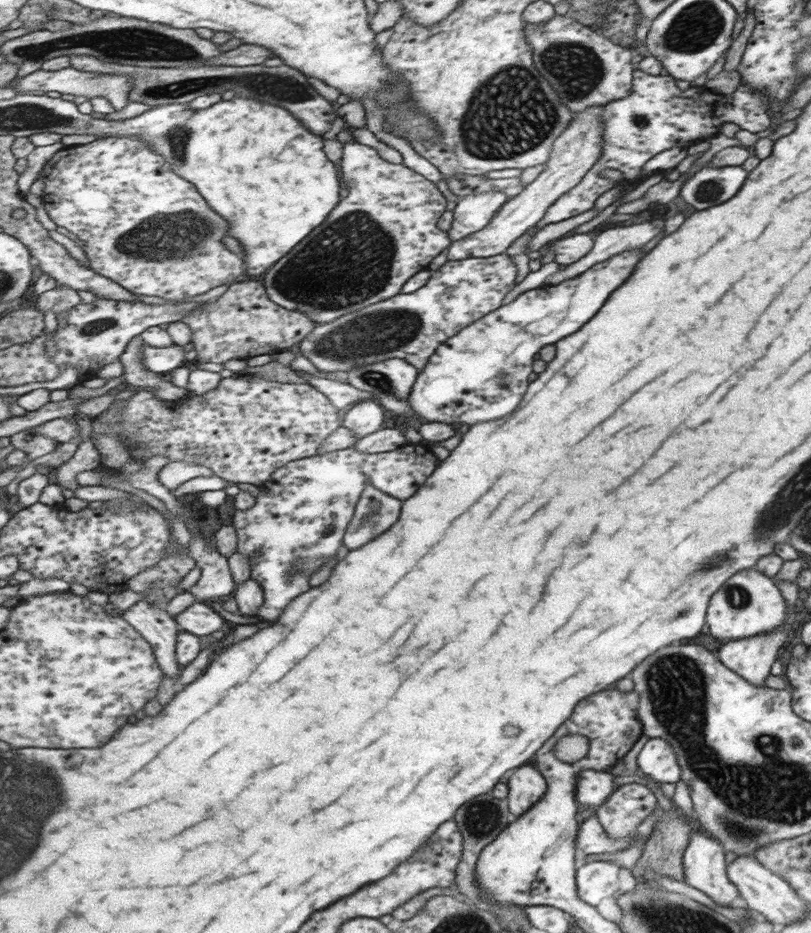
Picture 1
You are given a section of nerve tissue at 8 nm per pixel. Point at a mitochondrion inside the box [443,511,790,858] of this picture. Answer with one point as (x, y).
(481, 819)

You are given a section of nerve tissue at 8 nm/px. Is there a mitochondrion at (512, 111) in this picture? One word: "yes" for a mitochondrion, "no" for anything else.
yes

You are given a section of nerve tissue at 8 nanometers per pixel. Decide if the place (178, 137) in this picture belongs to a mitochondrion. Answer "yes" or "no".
yes

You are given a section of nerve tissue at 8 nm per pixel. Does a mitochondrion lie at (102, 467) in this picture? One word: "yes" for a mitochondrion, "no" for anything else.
no

